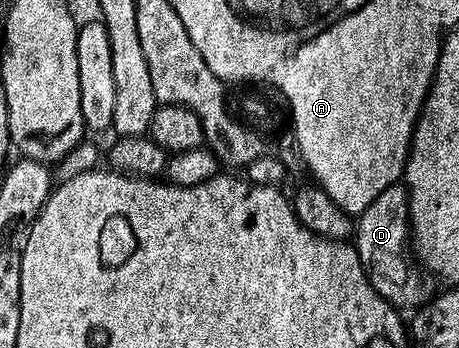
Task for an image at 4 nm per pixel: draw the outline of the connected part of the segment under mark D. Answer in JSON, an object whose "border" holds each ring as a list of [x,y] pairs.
{"border":[[[403,185],[386,188],[385,192],[356,216],[352,242],[359,254],[360,267],[366,272],[371,287],[387,302],[397,308],[412,310],[431,297],[432,292],[422,285],[421,280],[410,276],[407,262],[399,260],[399,255],[404,250],[407,251],[410,242],[408,194]]]}

